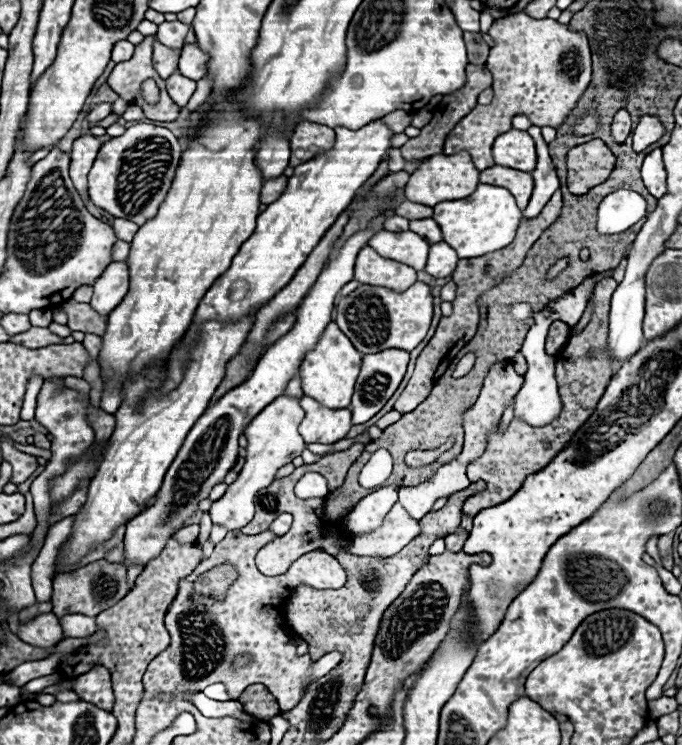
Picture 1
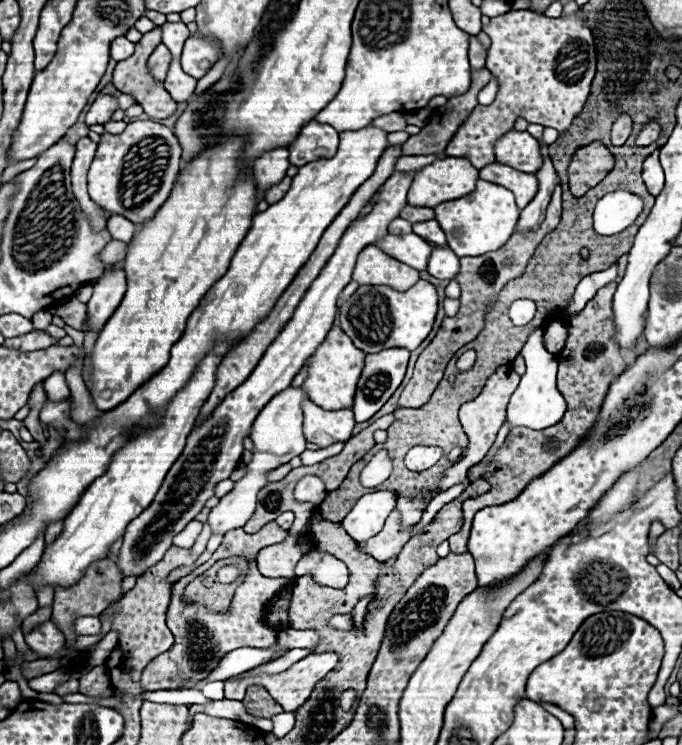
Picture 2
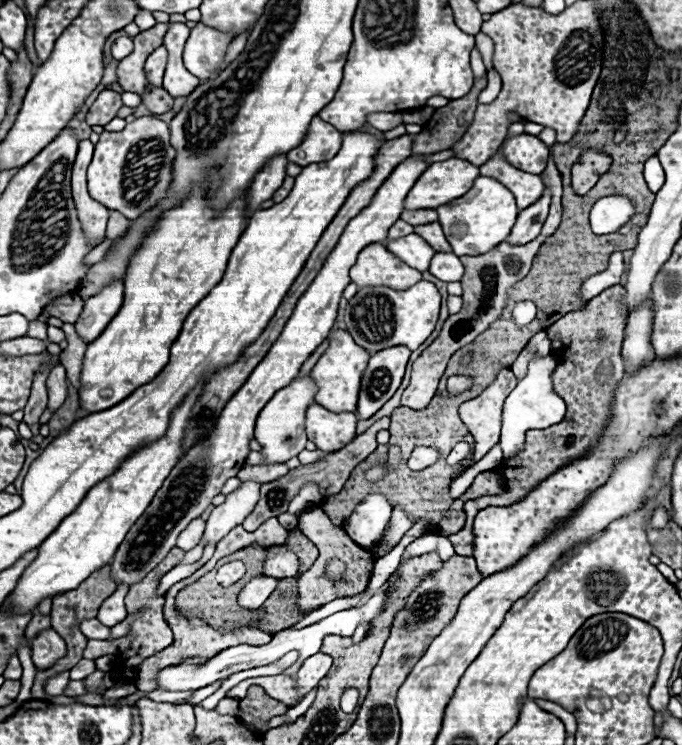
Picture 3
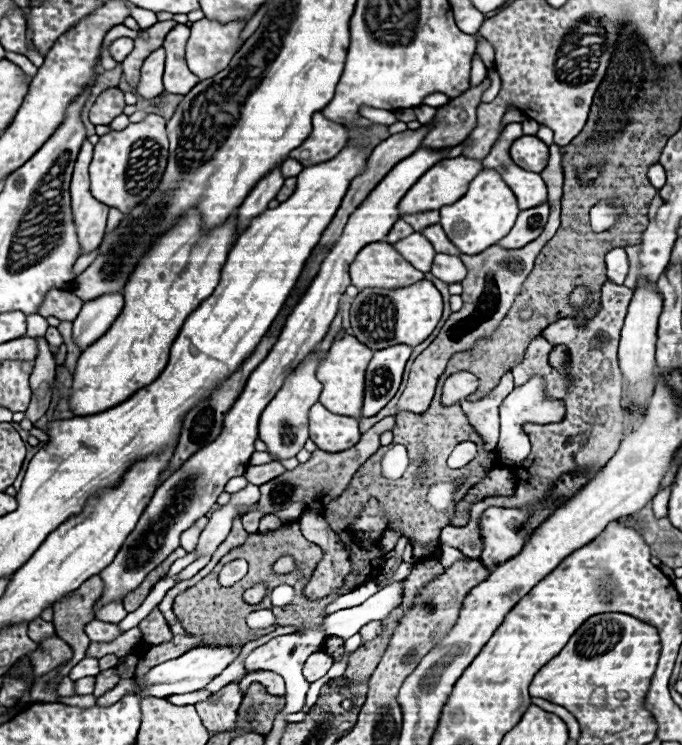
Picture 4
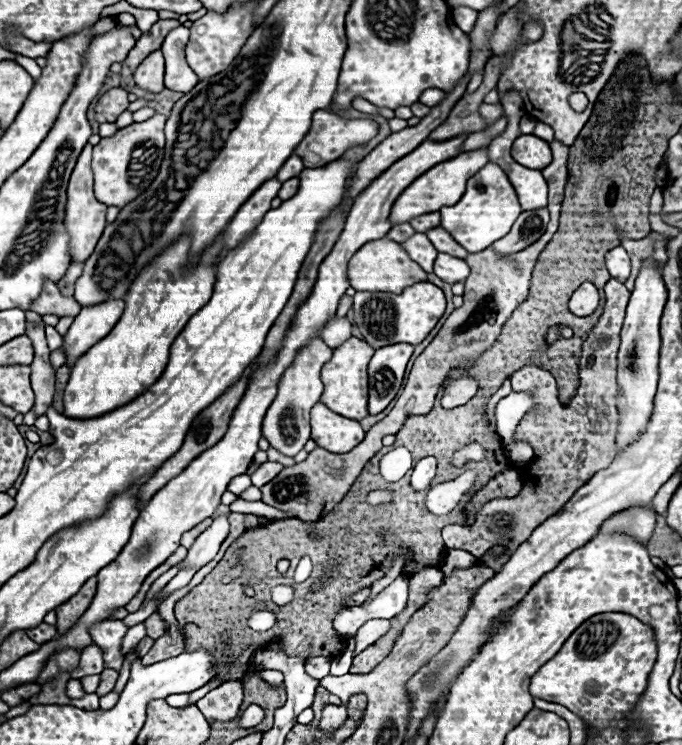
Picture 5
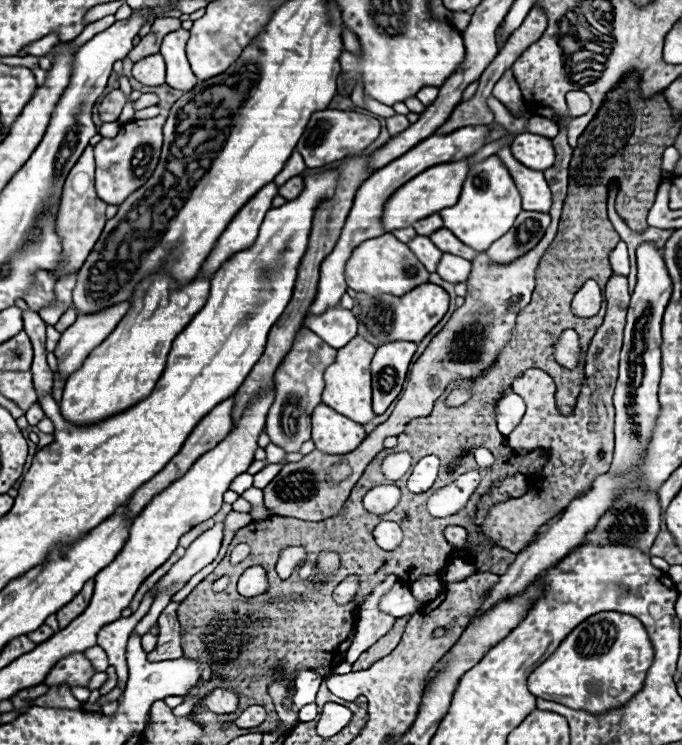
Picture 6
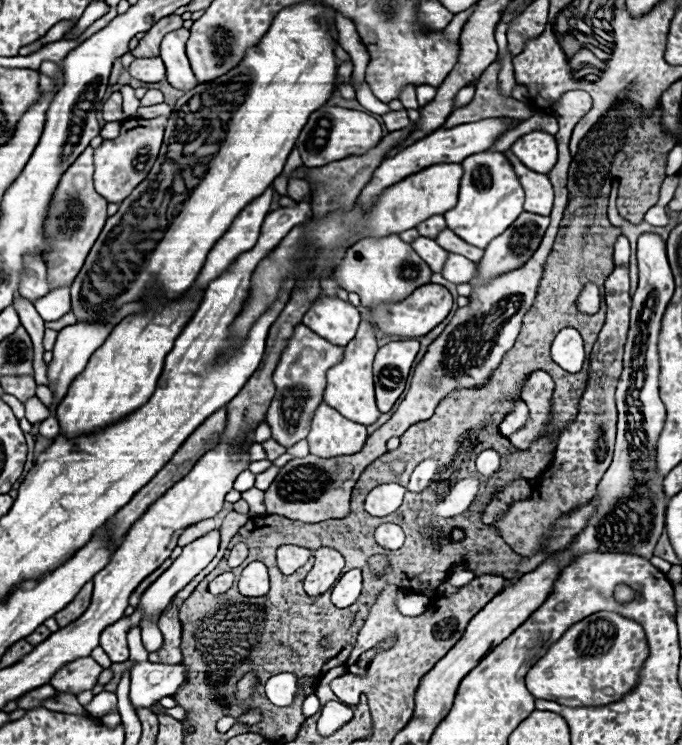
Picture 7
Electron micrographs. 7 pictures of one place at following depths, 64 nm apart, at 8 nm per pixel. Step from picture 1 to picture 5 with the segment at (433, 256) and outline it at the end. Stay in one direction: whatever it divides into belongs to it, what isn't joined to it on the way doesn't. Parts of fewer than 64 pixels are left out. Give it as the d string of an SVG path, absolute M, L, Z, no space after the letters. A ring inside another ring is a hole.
M438 254L436 262L434 262L434 274L448 284L464 282L468 278L468 272L470 272L470 268L466 266L466 262L462 258L454 258L450 254Z

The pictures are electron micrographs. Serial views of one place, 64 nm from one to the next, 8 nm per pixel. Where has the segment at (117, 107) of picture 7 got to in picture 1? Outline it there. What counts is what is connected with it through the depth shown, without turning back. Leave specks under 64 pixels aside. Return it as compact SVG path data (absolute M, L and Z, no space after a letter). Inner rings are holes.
M98 104L92 112L88 112L88 122L104 120L106 116L110 116L110 112L112 112L112 106L110 104Z

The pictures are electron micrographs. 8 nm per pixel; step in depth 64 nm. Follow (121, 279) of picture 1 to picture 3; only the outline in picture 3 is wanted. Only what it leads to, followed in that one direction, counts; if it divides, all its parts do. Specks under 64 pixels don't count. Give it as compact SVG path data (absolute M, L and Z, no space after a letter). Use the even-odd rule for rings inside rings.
M114 280L108 286L104 286L98 294L94 294L94 298L88 298L84 302L84 312L76 322L76 330L84 338L84 342L90 344L94 338L98 338L98 334L102 334L102 330L120 310L122 296L124 280Z

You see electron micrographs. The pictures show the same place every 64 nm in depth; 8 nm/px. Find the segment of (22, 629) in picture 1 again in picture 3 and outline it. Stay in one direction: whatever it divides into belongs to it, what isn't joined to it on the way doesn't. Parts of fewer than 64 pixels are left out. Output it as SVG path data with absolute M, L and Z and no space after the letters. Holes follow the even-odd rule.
M52 628L42 630L36 638L30 638L30 648L32 662L36 664L38 670L46 670L52 664L56 664L56 660L66 656L66 644L60 638L60 634L54 632Z

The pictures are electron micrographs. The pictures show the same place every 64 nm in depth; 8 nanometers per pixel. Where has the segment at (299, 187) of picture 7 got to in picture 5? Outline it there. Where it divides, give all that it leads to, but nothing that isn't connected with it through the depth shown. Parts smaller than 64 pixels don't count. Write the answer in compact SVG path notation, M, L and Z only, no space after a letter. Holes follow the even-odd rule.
M290 178L290 180L286 180L282 184L282 188L278 192L278 198L280 200L288 200L288 198L292 198L296 194L296 190L298 190L298 178Z

